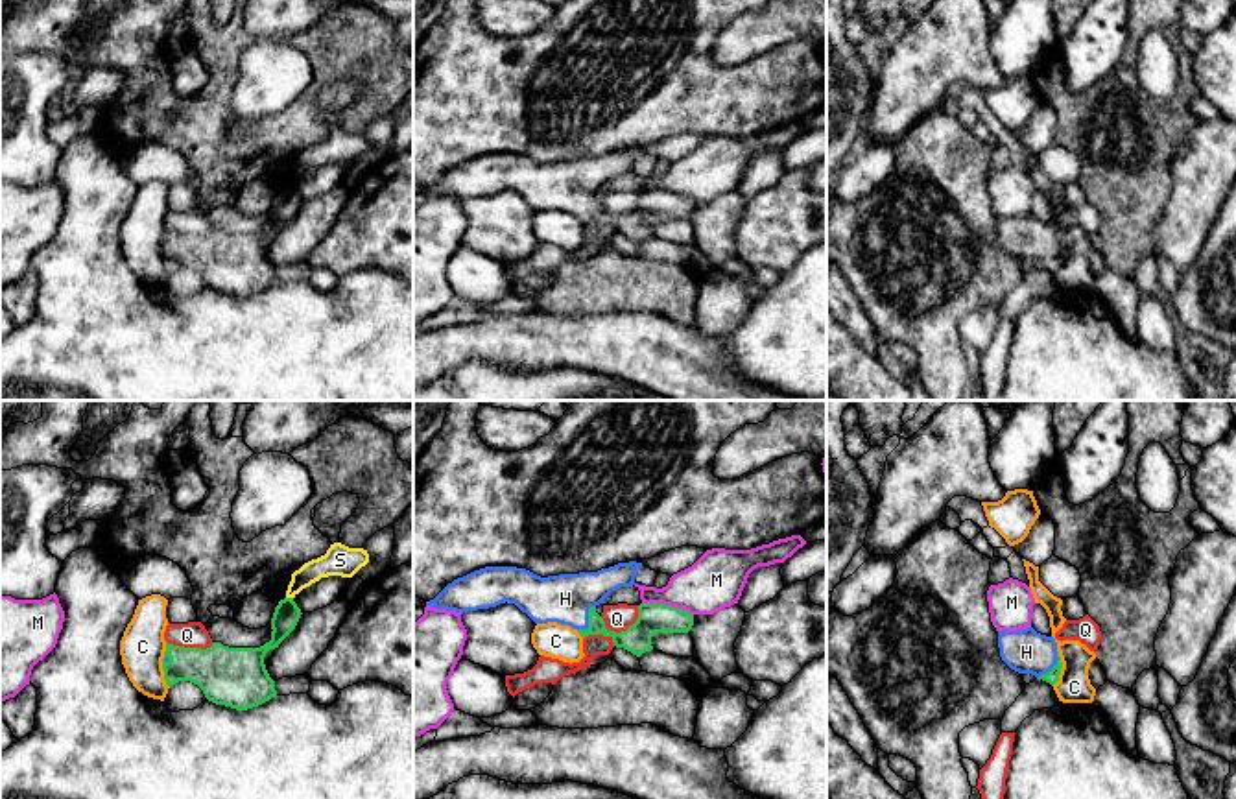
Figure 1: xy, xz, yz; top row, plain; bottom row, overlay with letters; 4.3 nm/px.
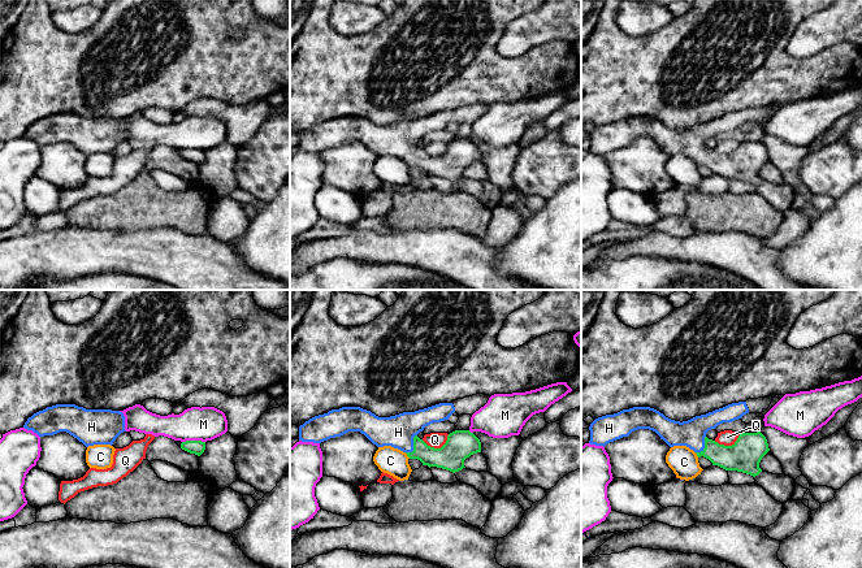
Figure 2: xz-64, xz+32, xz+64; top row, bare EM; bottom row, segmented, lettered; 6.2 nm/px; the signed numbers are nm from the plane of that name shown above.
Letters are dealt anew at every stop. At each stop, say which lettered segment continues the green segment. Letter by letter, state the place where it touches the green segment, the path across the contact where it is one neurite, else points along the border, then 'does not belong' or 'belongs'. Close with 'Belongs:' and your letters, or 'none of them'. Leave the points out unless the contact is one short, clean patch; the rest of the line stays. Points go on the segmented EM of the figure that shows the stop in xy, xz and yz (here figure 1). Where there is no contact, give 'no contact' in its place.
C: meets green in xy at (163, 665); border along xy (165, 643), (163, 679), (168, 687); does not belong
H: meets green in xz at (589, 620); runs through xz (637, 639), (618, 639), (589, 620), (565, 598); belongs
M: meets green in xz at (668, 606); border along xz (642, 602), (670, 604), (692, 615); does not belong
Q: meets green in xz at (628, 628); border along xz (639, 606), (639, 617), (624, 630), (609, 632), (604, 626); does not belong
S: meets green in xy at (290, 598); border along xy (286, 596), (292, 598); does not belong
Belongs: H

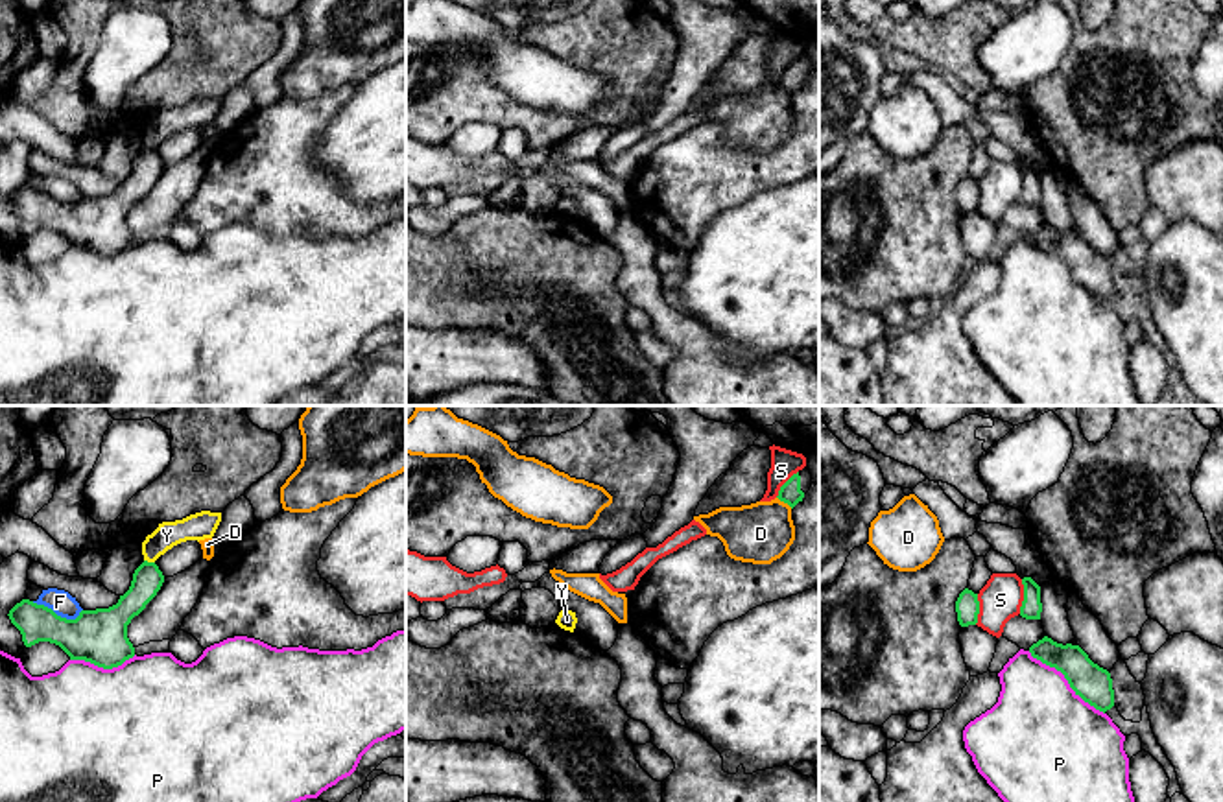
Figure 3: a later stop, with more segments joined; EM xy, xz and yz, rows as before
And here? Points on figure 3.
D: meets green in xz at (784, 502); does not belong
F: meets green in xy at (56, 614); does not belong
P: meets green in yz at (1067, 679); does not belong
S: meets green in yz at (1024, 596); does not belong
Y: meets green in xy at (150, 563); does not belong
Belongs: none of them

